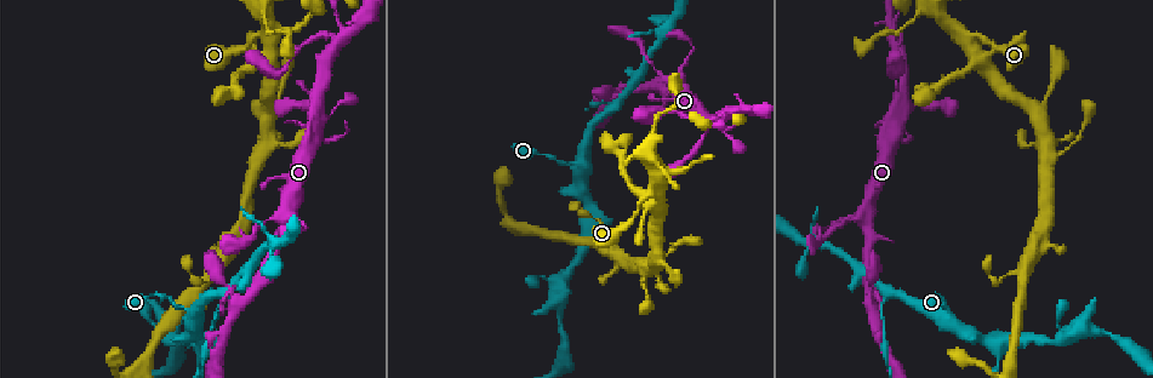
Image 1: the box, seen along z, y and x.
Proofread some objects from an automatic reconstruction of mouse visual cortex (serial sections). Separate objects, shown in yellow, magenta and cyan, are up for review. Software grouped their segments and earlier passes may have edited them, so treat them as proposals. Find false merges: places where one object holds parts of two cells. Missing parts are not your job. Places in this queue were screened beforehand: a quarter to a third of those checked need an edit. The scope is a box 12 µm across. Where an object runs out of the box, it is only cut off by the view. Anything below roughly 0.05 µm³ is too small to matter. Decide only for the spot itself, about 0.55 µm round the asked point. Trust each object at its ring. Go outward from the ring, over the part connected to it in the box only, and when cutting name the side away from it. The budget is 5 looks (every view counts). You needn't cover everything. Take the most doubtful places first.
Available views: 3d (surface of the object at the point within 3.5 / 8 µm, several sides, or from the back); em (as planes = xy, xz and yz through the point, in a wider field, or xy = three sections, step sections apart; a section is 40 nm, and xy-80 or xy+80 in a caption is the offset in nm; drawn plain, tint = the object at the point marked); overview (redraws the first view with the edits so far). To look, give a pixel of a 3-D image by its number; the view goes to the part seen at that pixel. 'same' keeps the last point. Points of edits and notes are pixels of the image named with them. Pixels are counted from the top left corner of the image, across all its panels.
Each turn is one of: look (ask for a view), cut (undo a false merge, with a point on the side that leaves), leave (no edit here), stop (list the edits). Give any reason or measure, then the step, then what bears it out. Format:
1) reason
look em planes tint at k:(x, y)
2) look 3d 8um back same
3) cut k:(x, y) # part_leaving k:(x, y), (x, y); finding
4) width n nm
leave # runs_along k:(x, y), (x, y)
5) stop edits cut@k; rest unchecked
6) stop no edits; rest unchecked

side arm on a straight run
look 3d 3.5um at 1:(229, 293)

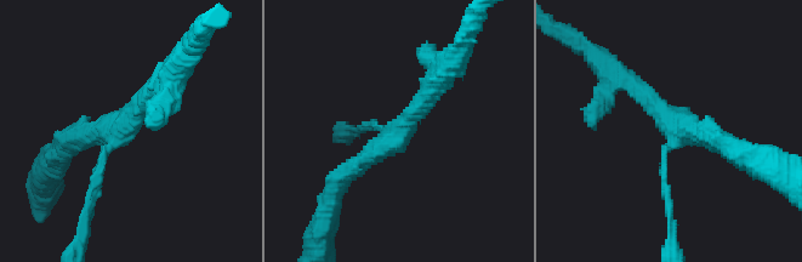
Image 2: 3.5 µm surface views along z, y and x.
arms 3; arm_widths 100, 250, 300 nm; need the tissue
look em xy step 1 tint at 2:(684, 133)

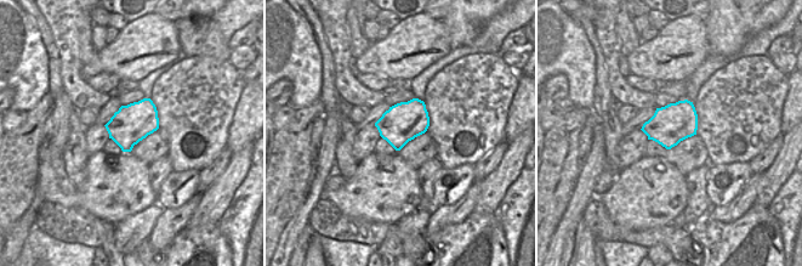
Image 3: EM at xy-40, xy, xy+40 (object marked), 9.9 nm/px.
cut 2:(94, 194) # part_leaving 2:(107, 153), (78, 246); a second cell is stuck on

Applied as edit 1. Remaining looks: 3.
redraw
look overview

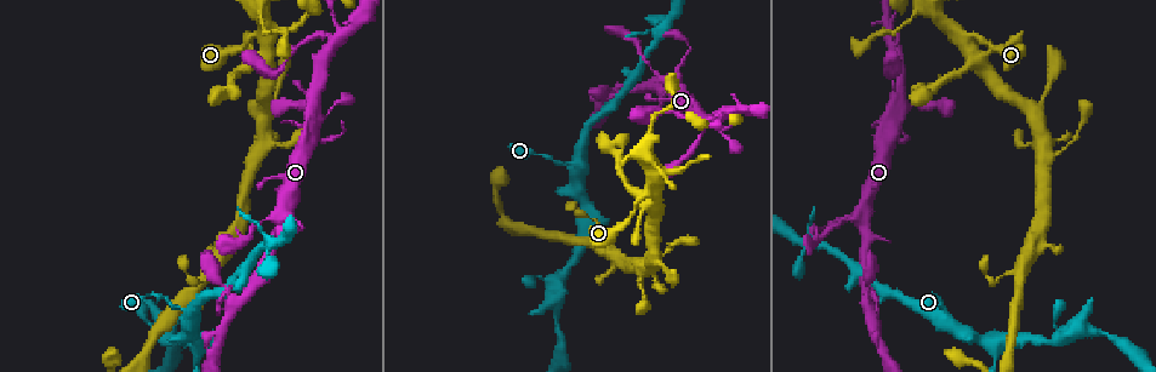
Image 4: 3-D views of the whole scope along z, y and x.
sharp bend
look 3d 3.5um at 4:(332, 38)

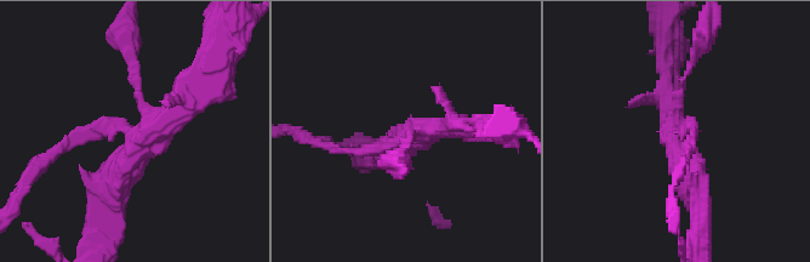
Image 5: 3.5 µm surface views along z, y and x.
look em xy step 5 tint at 5:(140, 138)

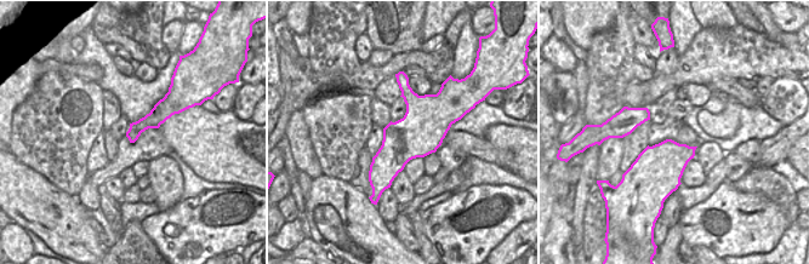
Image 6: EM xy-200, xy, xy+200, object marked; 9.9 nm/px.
arms 4; arm_widths 100, 150, 300, 300 nm
leave # runs_along 6:(169, 105), (131, 137); one cell here

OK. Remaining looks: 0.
stop edits cut@2; rest unchecked

